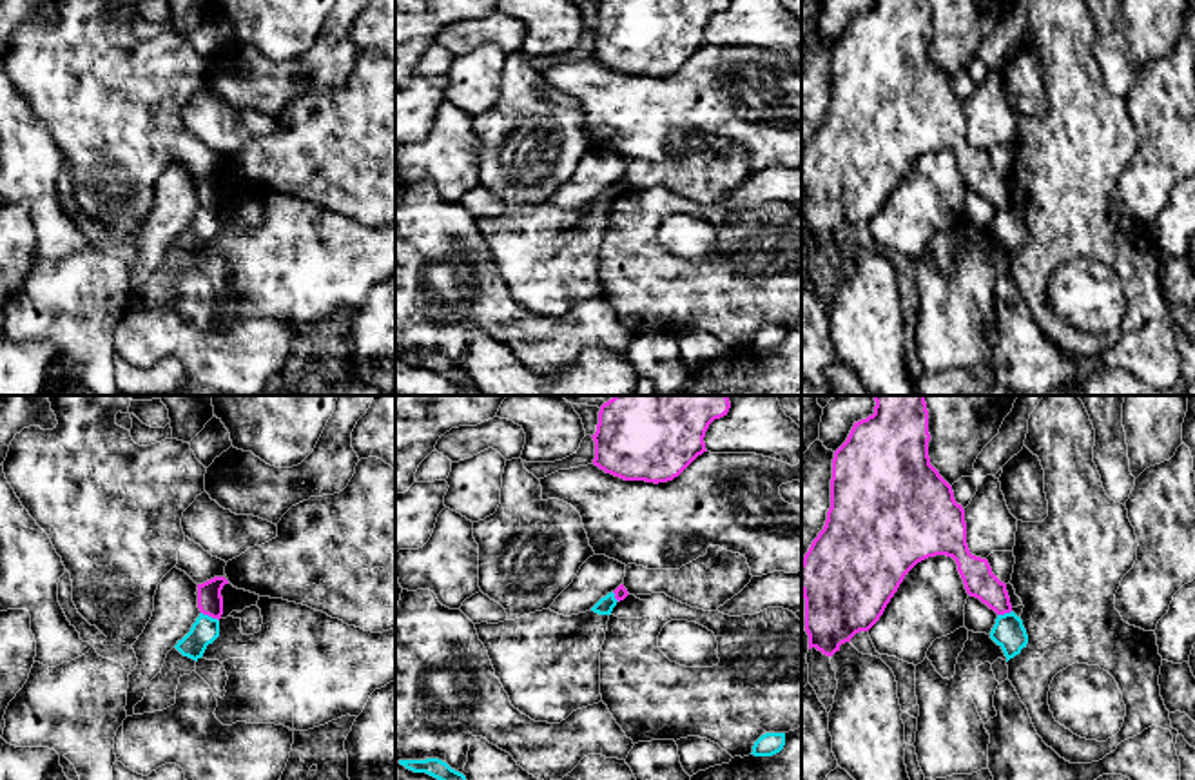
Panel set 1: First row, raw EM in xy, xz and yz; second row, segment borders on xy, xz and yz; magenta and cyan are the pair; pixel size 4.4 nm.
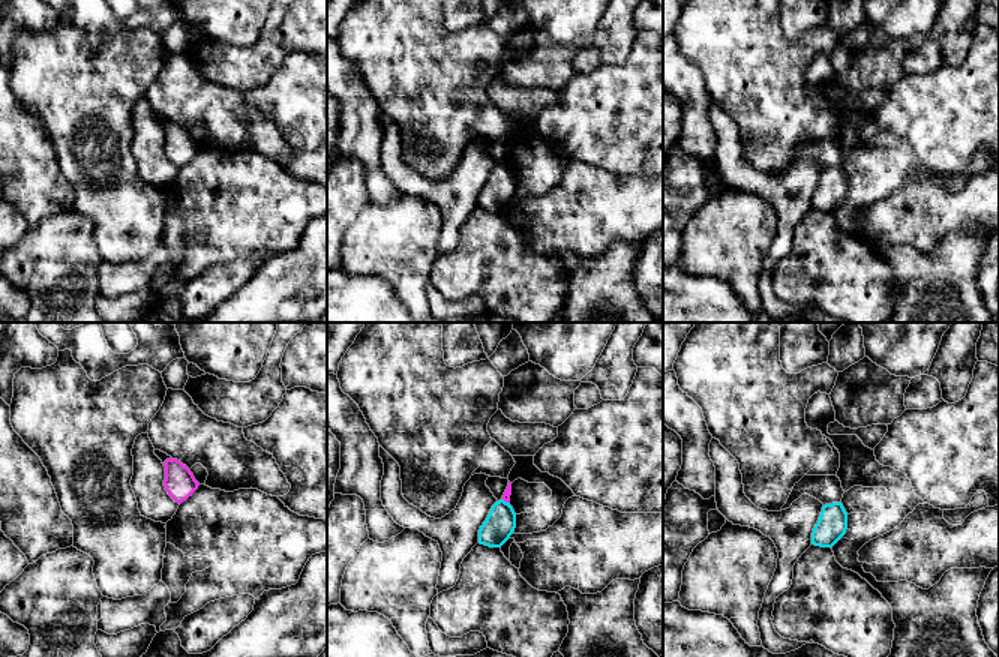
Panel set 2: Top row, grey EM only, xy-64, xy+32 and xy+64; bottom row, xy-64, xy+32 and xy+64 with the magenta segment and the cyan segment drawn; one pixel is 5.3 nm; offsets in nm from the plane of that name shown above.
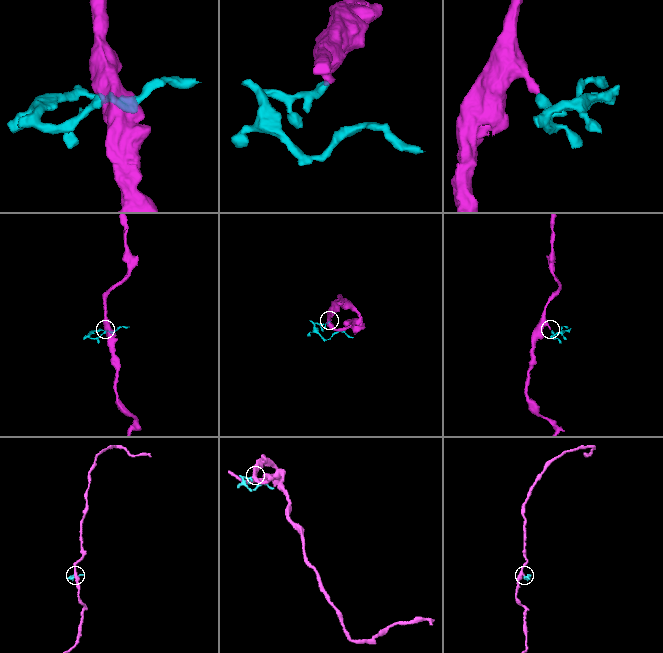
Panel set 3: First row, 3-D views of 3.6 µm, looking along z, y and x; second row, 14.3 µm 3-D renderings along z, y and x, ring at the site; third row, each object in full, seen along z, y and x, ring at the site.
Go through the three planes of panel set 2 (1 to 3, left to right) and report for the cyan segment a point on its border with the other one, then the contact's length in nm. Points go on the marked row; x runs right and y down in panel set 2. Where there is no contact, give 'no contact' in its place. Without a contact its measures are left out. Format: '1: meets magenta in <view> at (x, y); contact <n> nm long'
1: no contact
2: meets magenta in xy+32 at (506, 501); contact 50 nm long
3: no contact

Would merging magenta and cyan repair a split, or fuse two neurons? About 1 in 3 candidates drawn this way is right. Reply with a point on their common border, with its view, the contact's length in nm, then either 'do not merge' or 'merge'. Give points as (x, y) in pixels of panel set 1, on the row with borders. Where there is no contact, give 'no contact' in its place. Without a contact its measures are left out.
xy (211, 615) | 90 nm | do not merge

